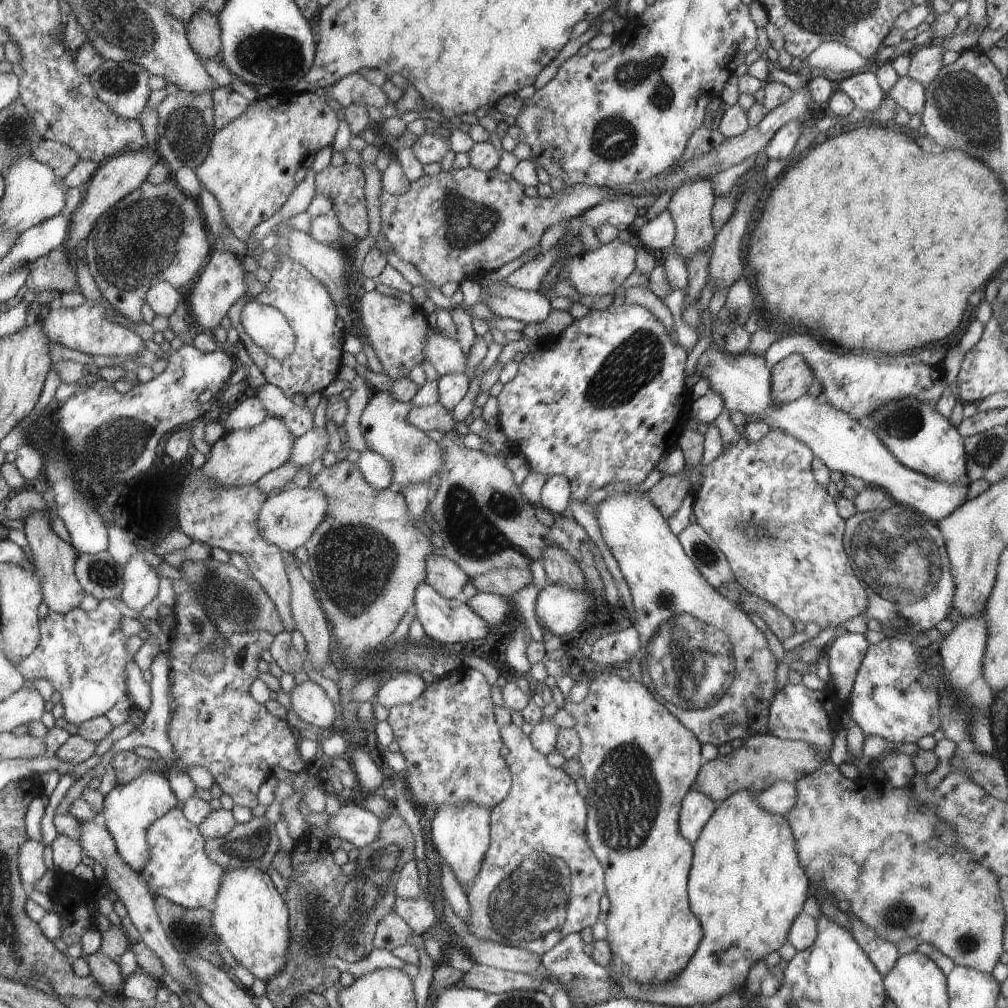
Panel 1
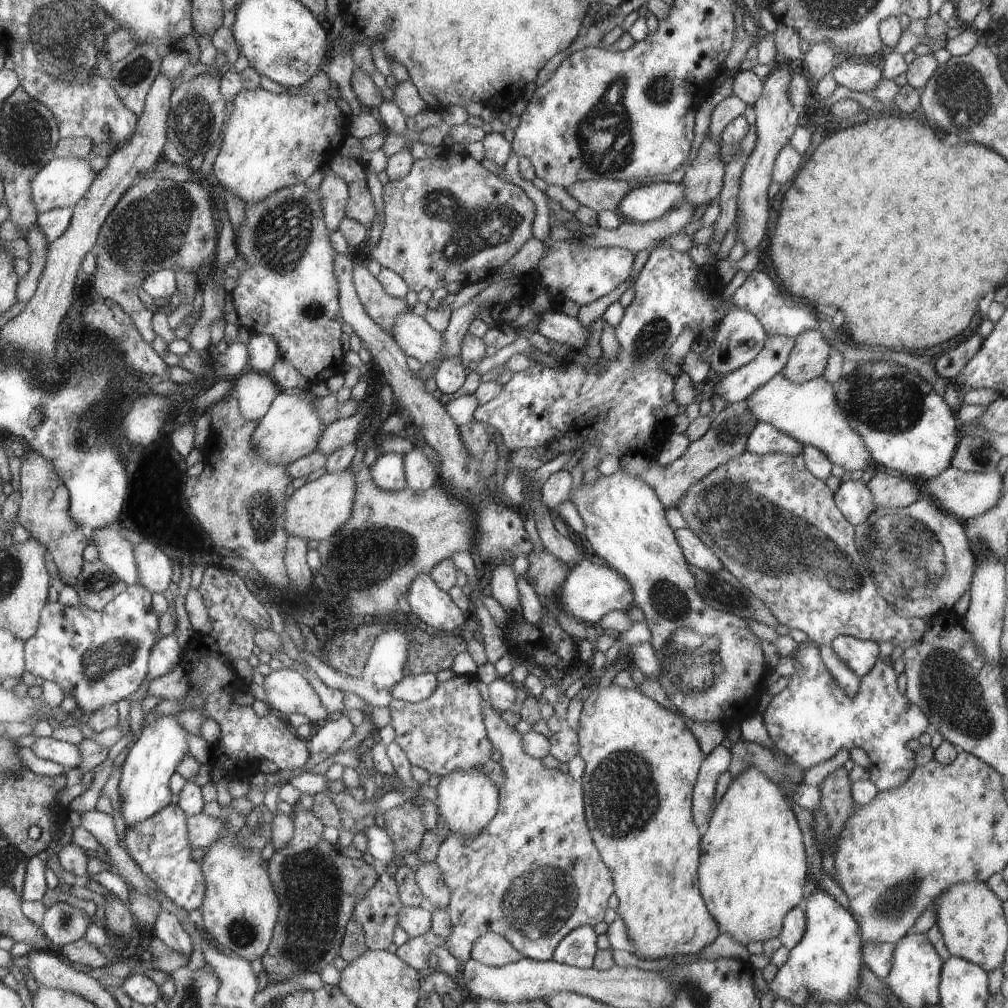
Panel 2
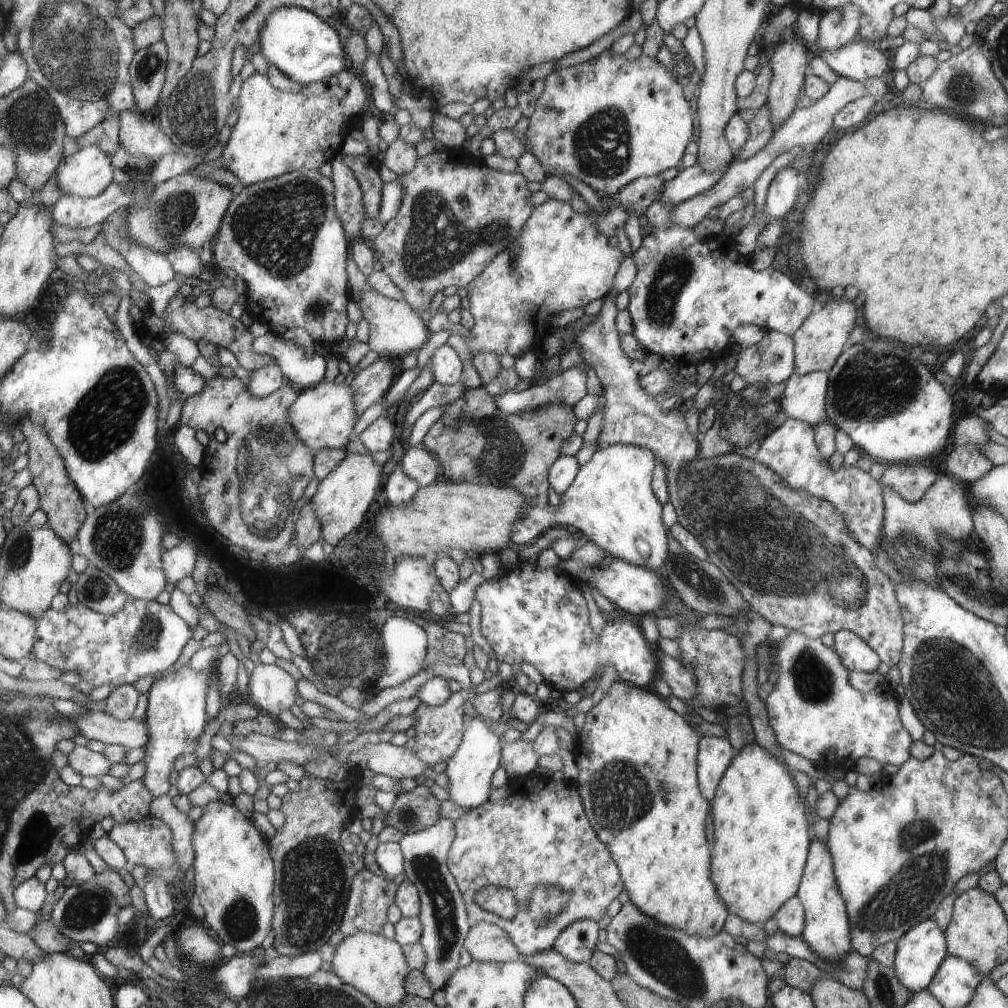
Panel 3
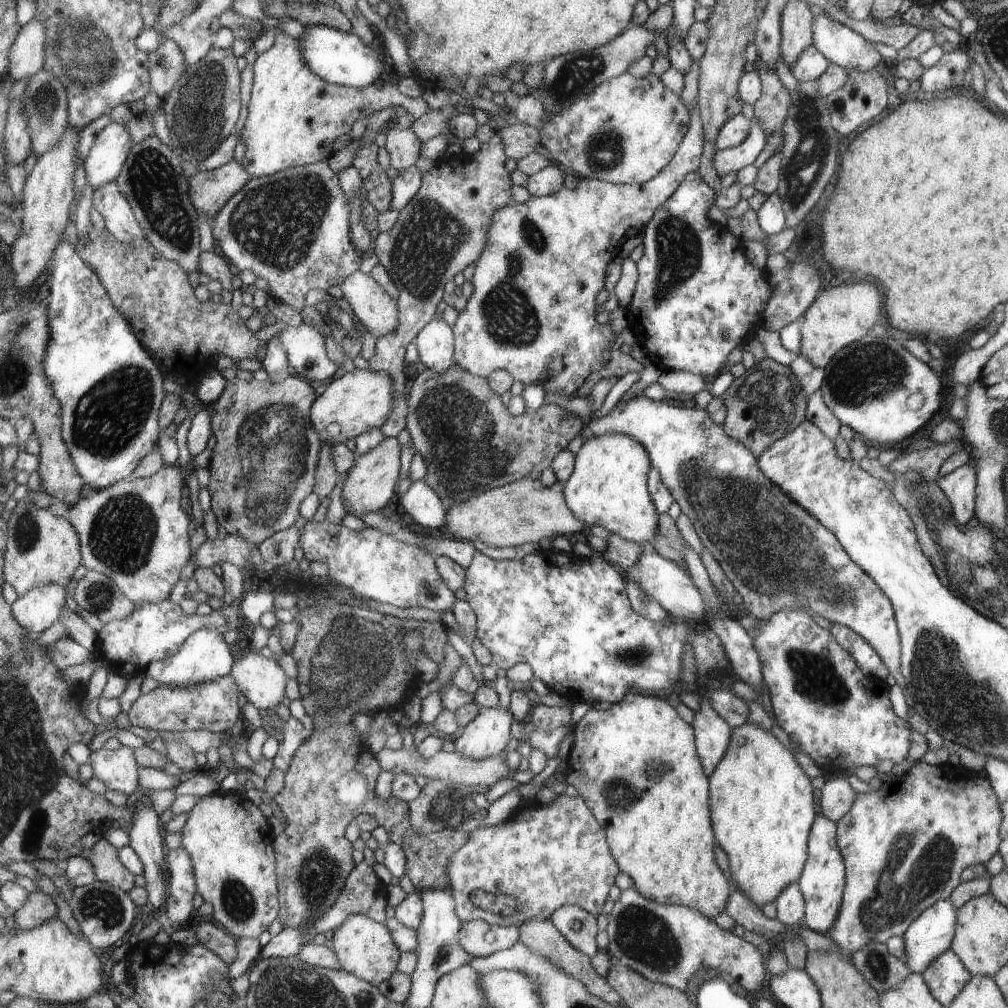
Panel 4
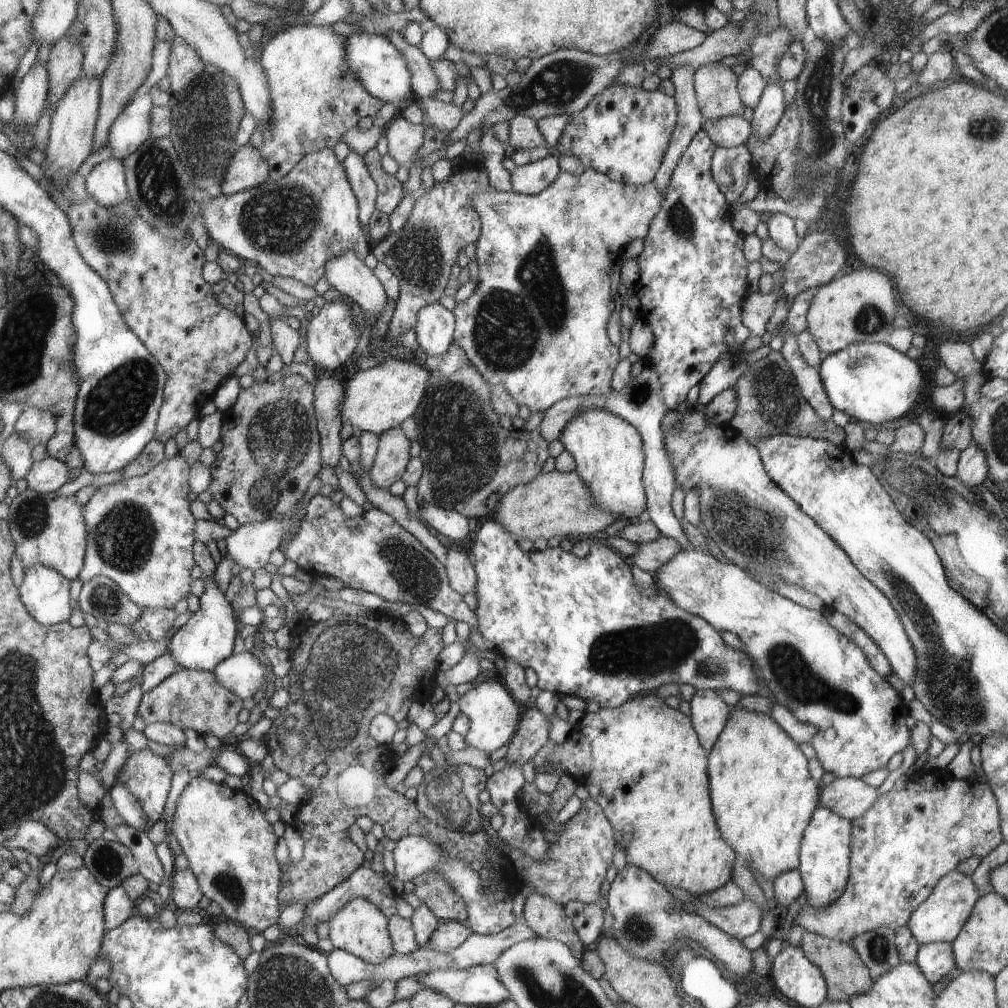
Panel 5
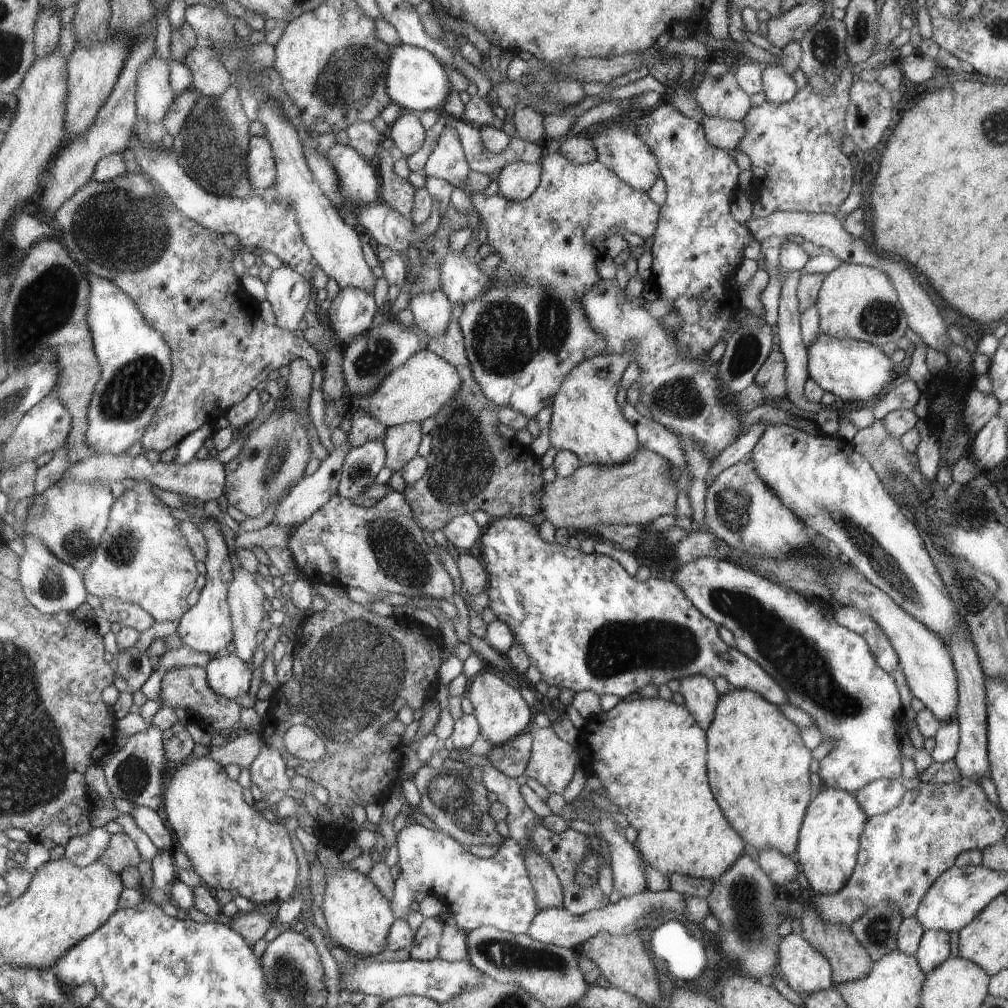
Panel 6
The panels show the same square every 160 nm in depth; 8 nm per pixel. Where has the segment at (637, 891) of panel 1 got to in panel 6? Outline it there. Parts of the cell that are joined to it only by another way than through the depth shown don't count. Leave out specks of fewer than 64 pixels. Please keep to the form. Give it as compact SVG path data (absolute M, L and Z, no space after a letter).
M660 697L622 700L609 712L588 718L579 730L577 742L574 746L563 742L552 727L535 728L530 761L524 775L537 780L548 793L562 795L572 781L575 766L583 764L588 775L598 776L611 803L628 817L628 824L638 831L633 846L652 868L667 876L678 872L693 878L714 880L721 878L742 856L745 839L730 826L708 784L705 729L684 706Z

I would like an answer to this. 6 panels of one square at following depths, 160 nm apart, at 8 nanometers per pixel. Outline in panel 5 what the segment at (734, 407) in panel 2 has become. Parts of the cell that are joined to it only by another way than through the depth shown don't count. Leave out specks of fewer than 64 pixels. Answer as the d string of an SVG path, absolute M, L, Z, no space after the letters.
M771 351L766 358L752 364L734 388L738 394L739 405L729 426L752 444L758 438L768 438L774 434L812 436L828 440L835 446L842 445L847 440L844 428L836 426L831 420L822 420L800 396L796 378L780 351Z

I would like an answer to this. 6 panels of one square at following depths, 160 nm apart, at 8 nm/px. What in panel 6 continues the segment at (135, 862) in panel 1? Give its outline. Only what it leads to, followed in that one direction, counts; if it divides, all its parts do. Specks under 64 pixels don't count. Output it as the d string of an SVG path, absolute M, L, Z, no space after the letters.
M178 494L183 501L183 510L190 516L190 522L198 526L198 530L206 538L206 586L200 592L200 599L190 611L185 614L180 622L176 634L180 636L183 647L189 647L196 652L210 654L225 653L225 650L233 642L233 620L230 620L229 610L229 586L232 584L232 562L226 552L226 544L222 540L222 526L217 518L206 517L204 505L196 499L188 498L184 494Z

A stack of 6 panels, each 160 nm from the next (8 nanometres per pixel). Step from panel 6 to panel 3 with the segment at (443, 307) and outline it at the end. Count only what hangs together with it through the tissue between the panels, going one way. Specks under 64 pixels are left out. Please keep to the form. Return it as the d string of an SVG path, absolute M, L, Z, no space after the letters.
M448 344L438 348L429 358L428 363L436 382L448 385L462 382L462 362L456 351Z

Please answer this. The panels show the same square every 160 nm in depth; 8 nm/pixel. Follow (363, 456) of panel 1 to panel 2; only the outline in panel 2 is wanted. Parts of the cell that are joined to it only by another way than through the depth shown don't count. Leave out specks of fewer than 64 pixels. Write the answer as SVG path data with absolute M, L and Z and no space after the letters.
M399 453L377 455L377 459L369 469L376 486L384 490L395 491L408 487L405 462Z

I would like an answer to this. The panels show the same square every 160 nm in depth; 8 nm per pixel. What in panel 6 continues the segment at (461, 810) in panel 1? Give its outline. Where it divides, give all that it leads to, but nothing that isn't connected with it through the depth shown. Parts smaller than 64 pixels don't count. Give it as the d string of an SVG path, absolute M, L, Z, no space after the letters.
M480 672L474 676L470 680L464 698L468 698L474 706L473 716L476 716L480 724L482 738L493 746L499 746L514 736L520 736L520 732L524 732L524 728L532 720L532 710L528 708L522 694L516 688L508 686L502 678L490 672Z

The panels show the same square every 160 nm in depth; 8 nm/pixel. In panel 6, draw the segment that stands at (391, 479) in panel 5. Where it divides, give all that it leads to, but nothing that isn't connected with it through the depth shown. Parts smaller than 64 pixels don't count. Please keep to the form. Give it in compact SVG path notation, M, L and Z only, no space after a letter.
M418 422L388 427L386 438L382 441L386 450L385 467L390 468L392 473L402 471L418 455L424 435L425 430Z

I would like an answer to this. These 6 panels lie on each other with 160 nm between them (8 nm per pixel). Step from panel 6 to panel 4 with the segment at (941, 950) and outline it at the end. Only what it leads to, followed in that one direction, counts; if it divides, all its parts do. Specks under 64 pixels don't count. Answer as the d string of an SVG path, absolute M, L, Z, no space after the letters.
M951 948L932 960L921 975L934 998L945 1007L950 1006L963 986L972 978Z

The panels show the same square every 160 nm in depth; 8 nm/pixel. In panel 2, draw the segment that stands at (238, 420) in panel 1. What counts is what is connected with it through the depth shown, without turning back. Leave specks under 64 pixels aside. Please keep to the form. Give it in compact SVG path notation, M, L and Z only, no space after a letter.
M248 369L231 381L234 386L232 392L244 418L253 423L258 423L268 412L272 401L281 391L271 376Z

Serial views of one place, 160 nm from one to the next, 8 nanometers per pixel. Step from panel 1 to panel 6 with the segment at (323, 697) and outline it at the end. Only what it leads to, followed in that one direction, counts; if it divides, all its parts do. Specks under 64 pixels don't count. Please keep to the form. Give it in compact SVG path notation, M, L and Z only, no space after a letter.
M235 653L217 654L205 667L208 686L213 692L228 699L236 699L250 690L252 670Z

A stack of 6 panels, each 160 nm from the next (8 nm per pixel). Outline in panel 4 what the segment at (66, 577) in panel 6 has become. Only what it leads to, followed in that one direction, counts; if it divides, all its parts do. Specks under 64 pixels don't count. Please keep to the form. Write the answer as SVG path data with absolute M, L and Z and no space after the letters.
M44 583L16 599L12 615L24 628L28 639L35 639L58 621L60 610L66 604L64 595L65 589L60 585Z

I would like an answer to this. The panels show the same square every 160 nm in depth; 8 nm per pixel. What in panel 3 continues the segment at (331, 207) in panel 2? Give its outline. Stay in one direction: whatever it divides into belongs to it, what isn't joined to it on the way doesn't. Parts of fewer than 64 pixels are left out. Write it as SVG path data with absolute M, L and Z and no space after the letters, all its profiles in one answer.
M338 155L331 162L332 180L335 186L336 214L352 240L360 237L361 224L365 216L362 193L354 173L344 164L343 155Z

